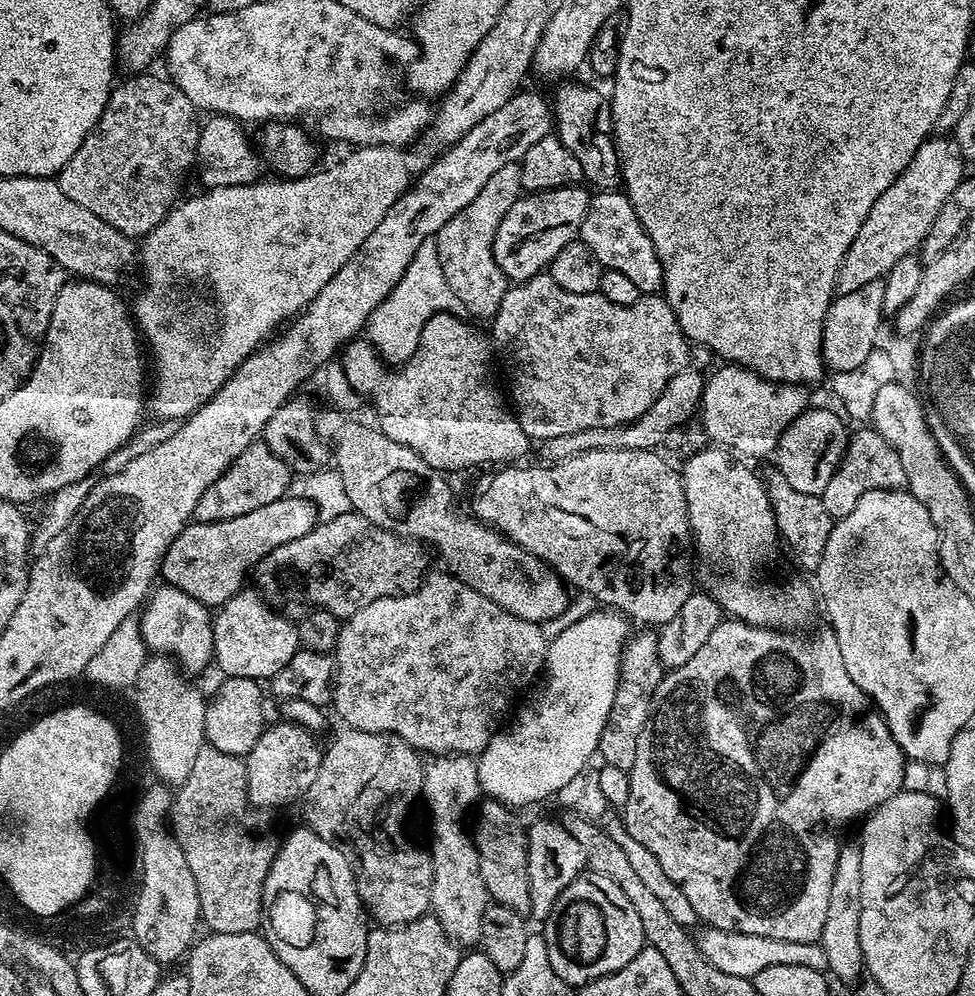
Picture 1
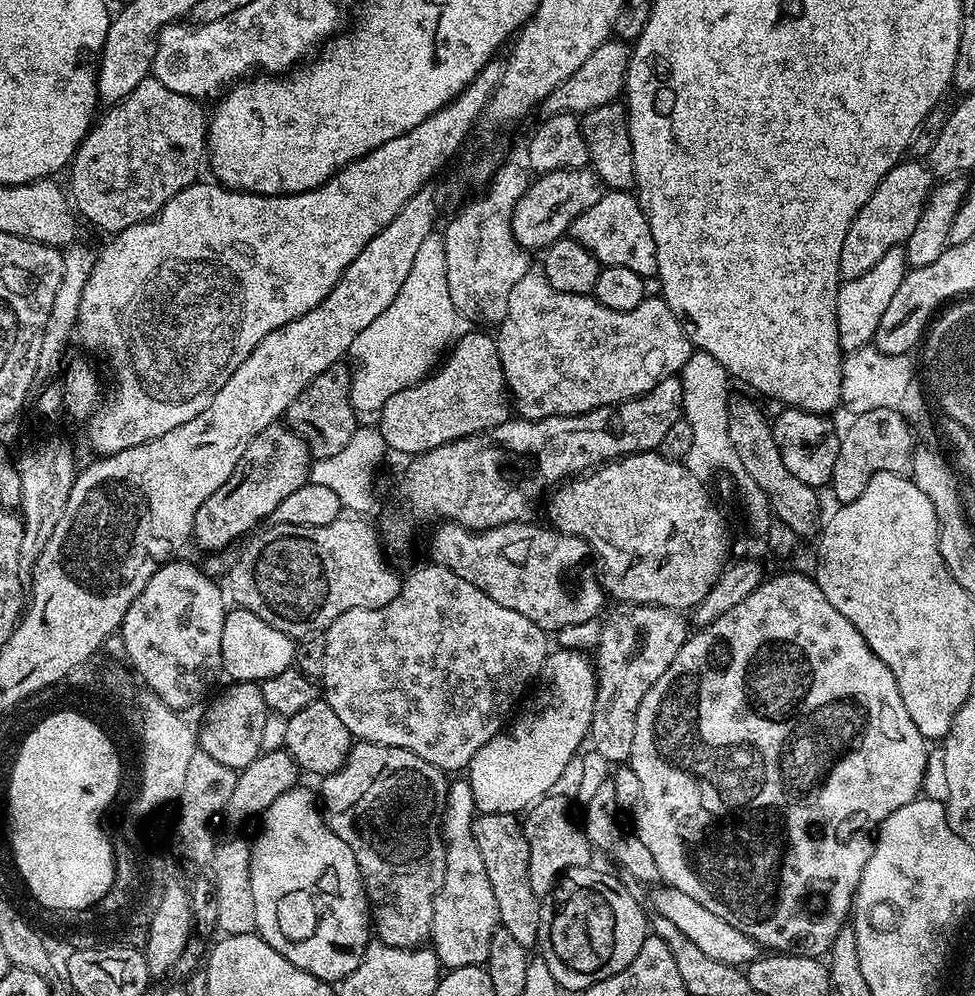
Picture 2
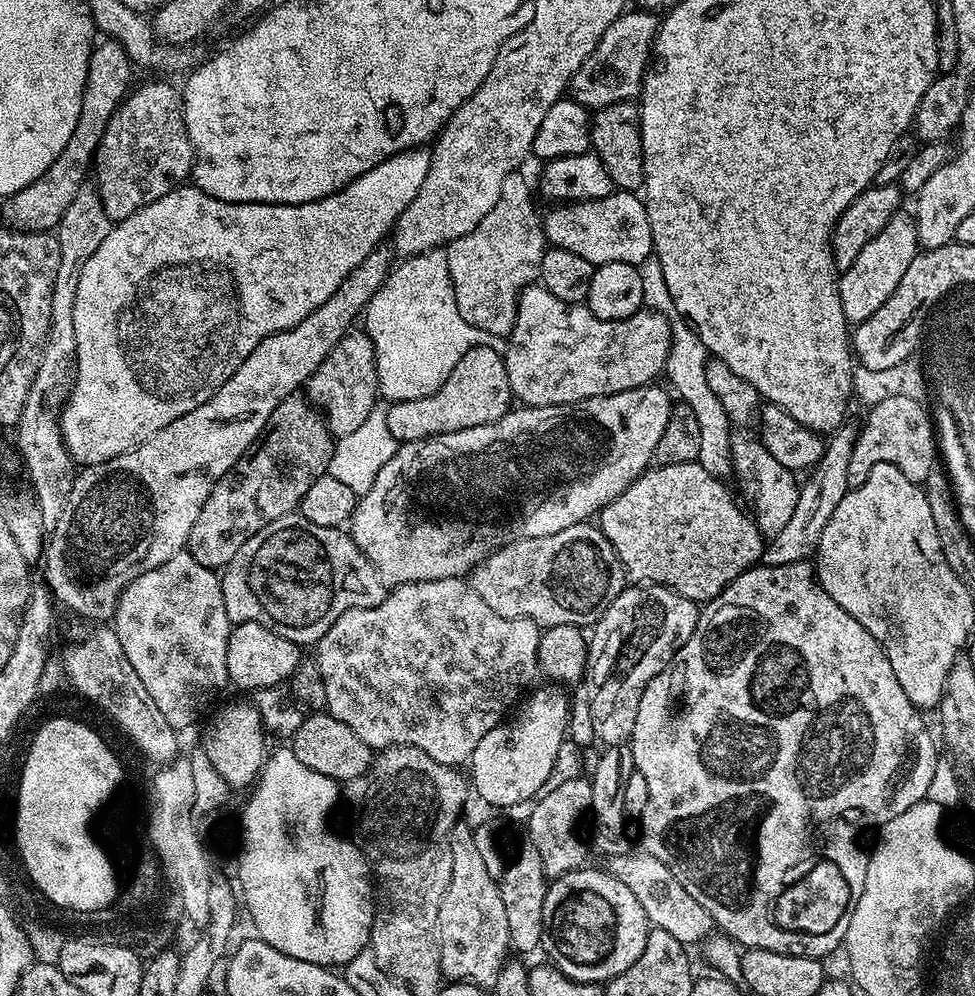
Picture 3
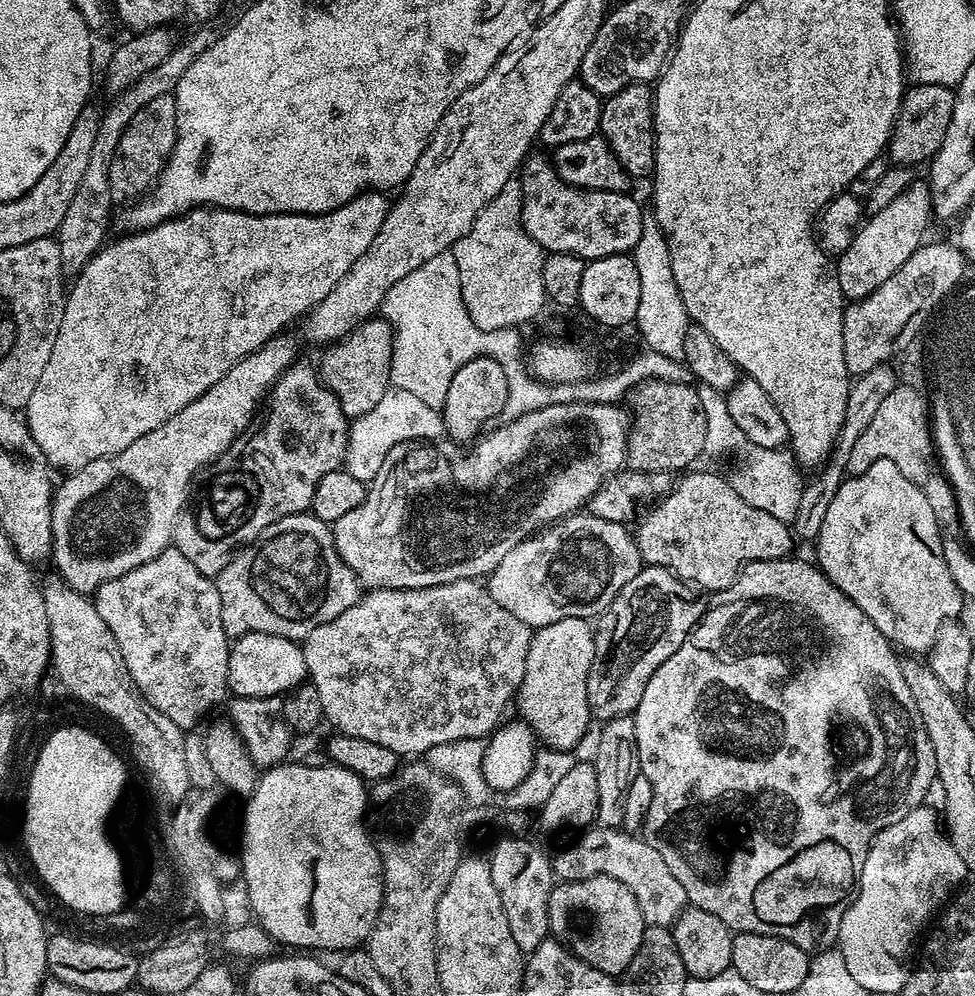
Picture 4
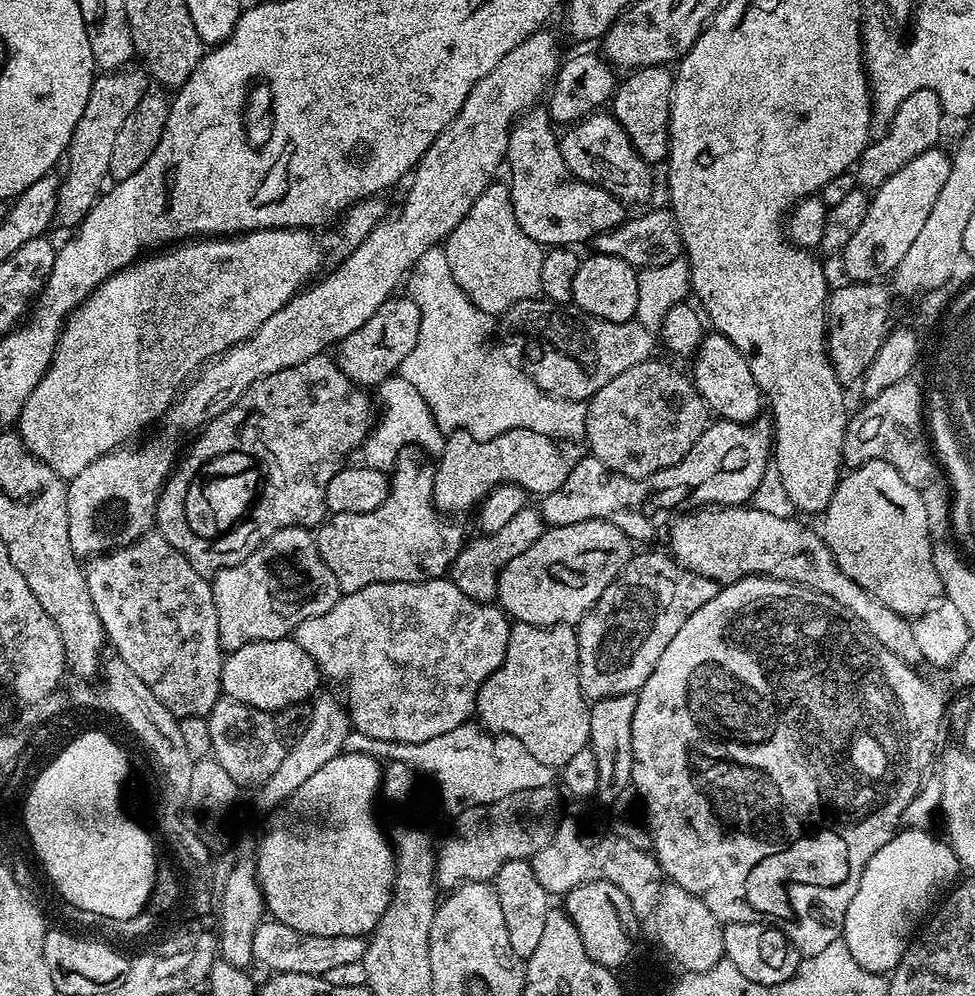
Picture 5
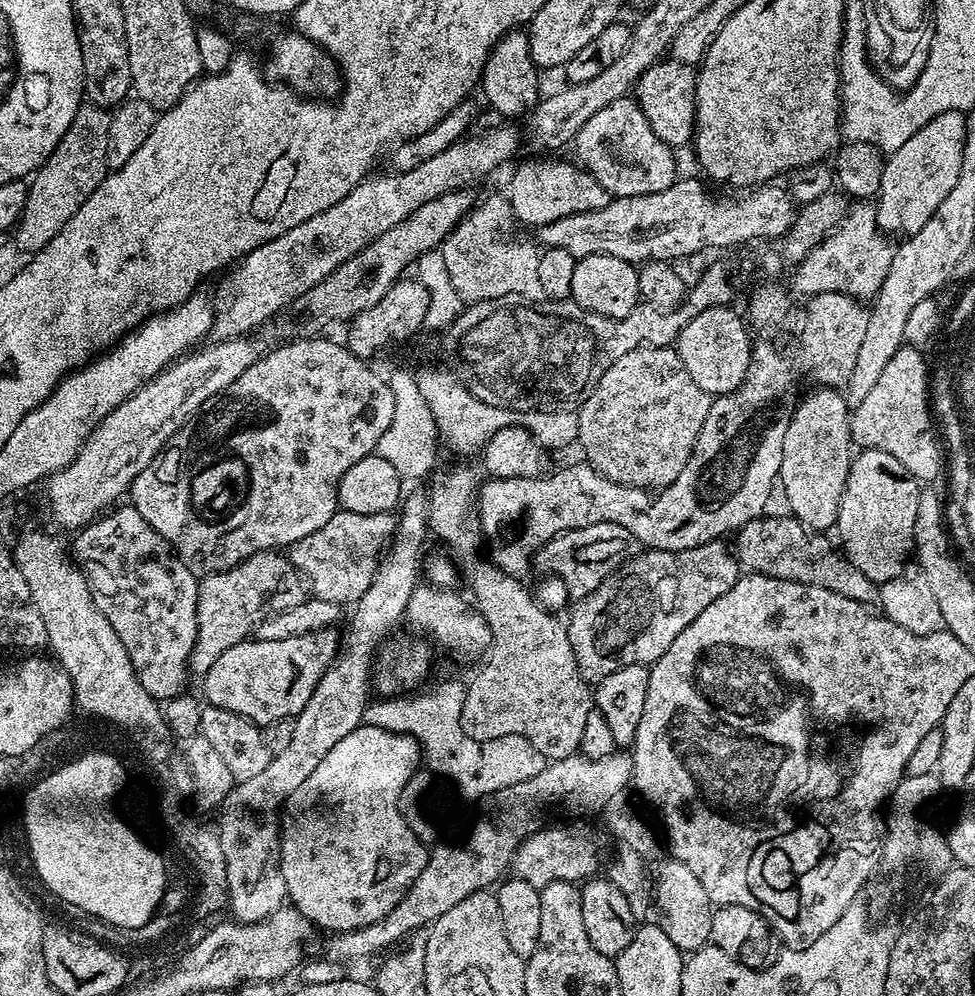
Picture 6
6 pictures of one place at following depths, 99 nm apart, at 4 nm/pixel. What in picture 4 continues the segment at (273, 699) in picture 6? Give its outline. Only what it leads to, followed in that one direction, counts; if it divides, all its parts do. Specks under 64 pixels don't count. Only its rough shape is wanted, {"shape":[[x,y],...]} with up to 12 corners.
{"shape":[[247,632],[229,650],[236,696],[279,696],[308,674],[295,640]]}

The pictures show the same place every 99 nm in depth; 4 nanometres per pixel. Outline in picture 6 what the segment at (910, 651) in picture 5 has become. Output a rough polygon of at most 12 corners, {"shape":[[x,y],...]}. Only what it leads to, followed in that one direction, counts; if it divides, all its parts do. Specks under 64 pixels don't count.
{"shape":[[795,517],[737,531],[743,571],[862,605],[879,585]]}

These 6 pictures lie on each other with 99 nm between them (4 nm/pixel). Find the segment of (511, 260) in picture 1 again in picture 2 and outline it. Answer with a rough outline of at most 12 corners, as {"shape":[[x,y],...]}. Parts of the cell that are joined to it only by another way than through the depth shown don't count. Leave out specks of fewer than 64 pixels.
{"shape":[[591,167],[537,175],[512,211],[525,250],[549,248],[603,198]]}

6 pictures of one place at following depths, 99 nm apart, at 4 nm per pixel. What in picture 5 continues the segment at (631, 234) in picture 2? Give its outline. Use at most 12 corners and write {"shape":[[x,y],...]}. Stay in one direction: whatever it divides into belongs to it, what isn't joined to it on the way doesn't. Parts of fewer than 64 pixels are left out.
{"shape":[[547,107],[513,123],[518,226],[541,246],[617,228],[625,205],[566,166]]}

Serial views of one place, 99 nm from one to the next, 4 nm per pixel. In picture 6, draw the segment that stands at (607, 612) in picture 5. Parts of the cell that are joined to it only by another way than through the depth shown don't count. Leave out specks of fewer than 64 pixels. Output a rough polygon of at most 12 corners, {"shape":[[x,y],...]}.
{"shape":[[644,550],[567,621],[585,682],[656,663],[742,569]]}

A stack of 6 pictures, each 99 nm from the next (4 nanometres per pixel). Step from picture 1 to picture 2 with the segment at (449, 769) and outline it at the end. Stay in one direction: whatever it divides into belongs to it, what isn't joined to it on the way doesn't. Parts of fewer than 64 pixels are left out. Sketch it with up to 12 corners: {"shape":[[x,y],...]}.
{"shape":[[467,779],[448,785],[430,947],[483,965],[500,927]]}

